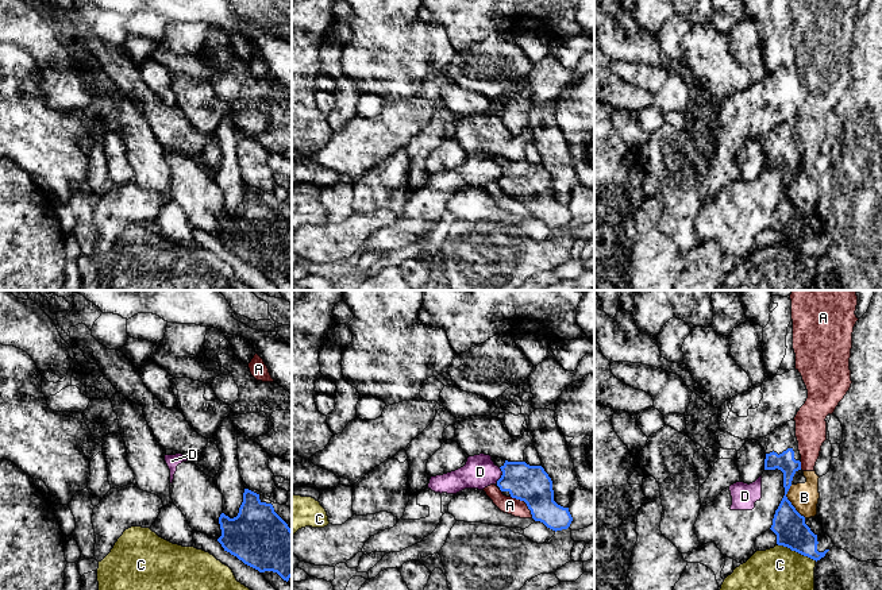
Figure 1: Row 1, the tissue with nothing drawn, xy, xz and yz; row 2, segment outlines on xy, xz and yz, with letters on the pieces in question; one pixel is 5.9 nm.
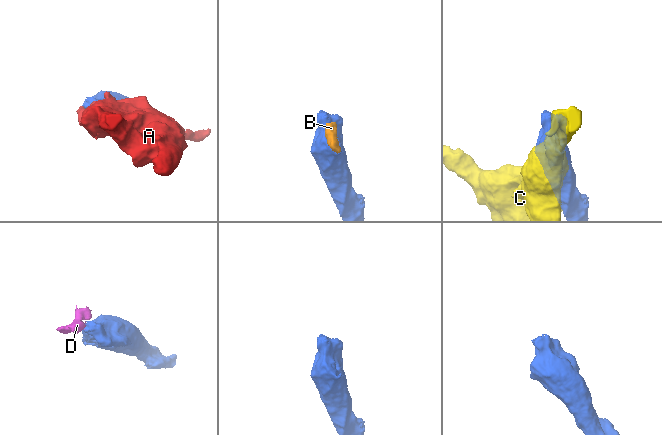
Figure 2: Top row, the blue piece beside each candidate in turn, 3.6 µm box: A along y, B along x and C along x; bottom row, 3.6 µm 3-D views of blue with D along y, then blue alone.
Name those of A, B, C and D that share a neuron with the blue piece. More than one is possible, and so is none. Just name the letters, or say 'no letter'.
no letter

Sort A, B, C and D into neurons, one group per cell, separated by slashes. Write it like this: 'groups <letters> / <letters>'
groups A B / C / D

